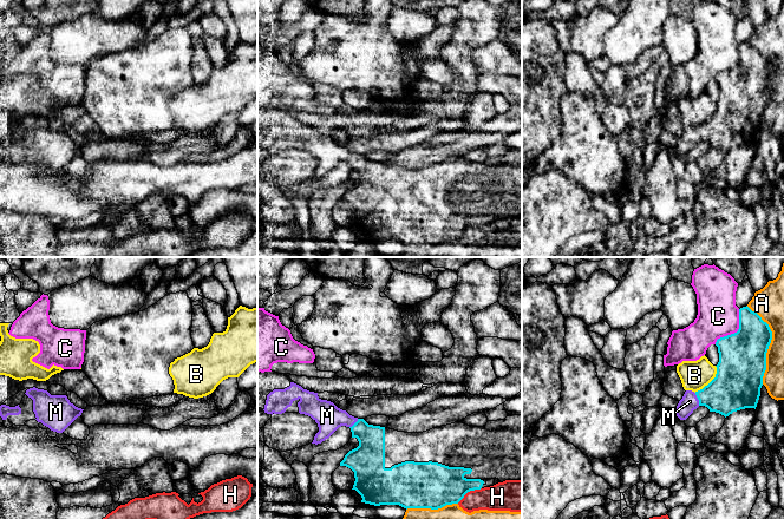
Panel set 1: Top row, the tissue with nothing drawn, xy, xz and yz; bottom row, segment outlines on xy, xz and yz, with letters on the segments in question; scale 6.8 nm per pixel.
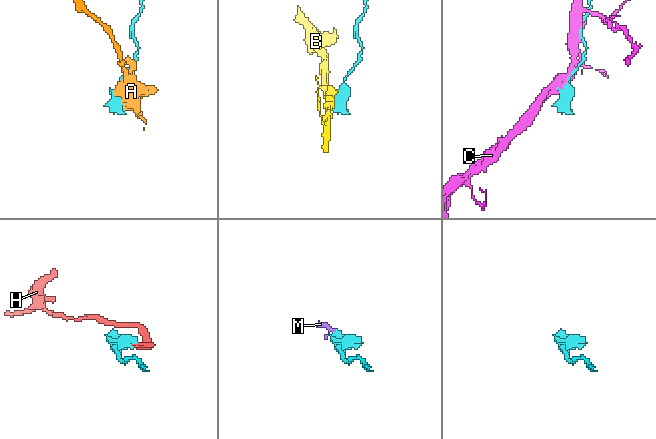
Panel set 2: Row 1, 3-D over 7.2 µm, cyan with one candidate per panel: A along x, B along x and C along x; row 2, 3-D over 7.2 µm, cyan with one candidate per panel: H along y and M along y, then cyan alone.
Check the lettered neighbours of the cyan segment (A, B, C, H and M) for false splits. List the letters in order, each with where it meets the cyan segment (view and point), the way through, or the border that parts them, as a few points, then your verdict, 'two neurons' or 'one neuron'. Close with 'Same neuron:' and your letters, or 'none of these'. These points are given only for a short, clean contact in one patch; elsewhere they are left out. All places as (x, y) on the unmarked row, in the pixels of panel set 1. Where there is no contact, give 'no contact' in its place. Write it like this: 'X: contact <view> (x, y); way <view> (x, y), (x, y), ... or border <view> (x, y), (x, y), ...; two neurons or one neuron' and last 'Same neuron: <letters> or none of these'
A: contact yz (770, 78); two neurons
B: contact yz (711, 117); two neurons
C: contact yz (737, 67); two neurons
H: contact xz (469, 227); two neurons
M: contact yz (698, 135); way yz (732, 125), (723, 131), (698, 135), (690, 137); one neuron
Same neuron: M

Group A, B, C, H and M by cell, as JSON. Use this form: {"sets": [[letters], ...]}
{"sets": [["A", "H"], ["B"], ["C"], ["M"]]}

